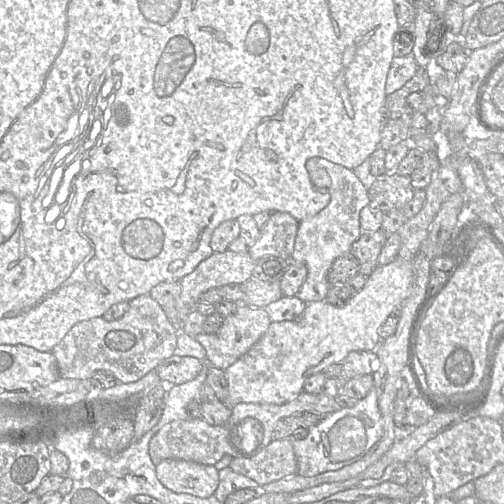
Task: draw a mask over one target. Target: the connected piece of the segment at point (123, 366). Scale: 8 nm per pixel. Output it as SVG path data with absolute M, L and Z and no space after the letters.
M144 294L130 300L128 310L117 320L108 321L100 316L75 324L51 352L57 360L62 378L90 380L96 371L105 370L110 371L118 382L131 383L155 370L161 361L174 354L179 332L179 328L171 323L160 304L150 294Z

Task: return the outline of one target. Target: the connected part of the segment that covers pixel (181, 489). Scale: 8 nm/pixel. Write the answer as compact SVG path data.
M165 459L156 465L158 480L175 493L200 498L212 496L219 484L219 471L214 465L182 459Z

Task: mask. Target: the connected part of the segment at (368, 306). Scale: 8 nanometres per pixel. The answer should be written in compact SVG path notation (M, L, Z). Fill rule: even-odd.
M396 257L394 261L384 266L377 266L374 271L368 276L363 288L351 296L346 304L343 306L333 306L326 300L306 303L303 315L298 320L272 322L264 335L259 341L232 365L225 369L225 376L228 383L228 391L230 397L230 406L238 403L258 403L258 404L283 404L295 399L301 392L303 392L304 382L313 374L322 372L327 366L334 363L341 363L351 351L375 351L382 339L378 335L379 327L386 321L388 316L397 308L401 308L405 299L409 296L411 285L413 282L413 260L402 259Z

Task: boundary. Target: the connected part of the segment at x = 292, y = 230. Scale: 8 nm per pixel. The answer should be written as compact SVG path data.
M272 212L259 238L248 249L248 254L256 262L266 255L291 259L299 222L289 213Z

